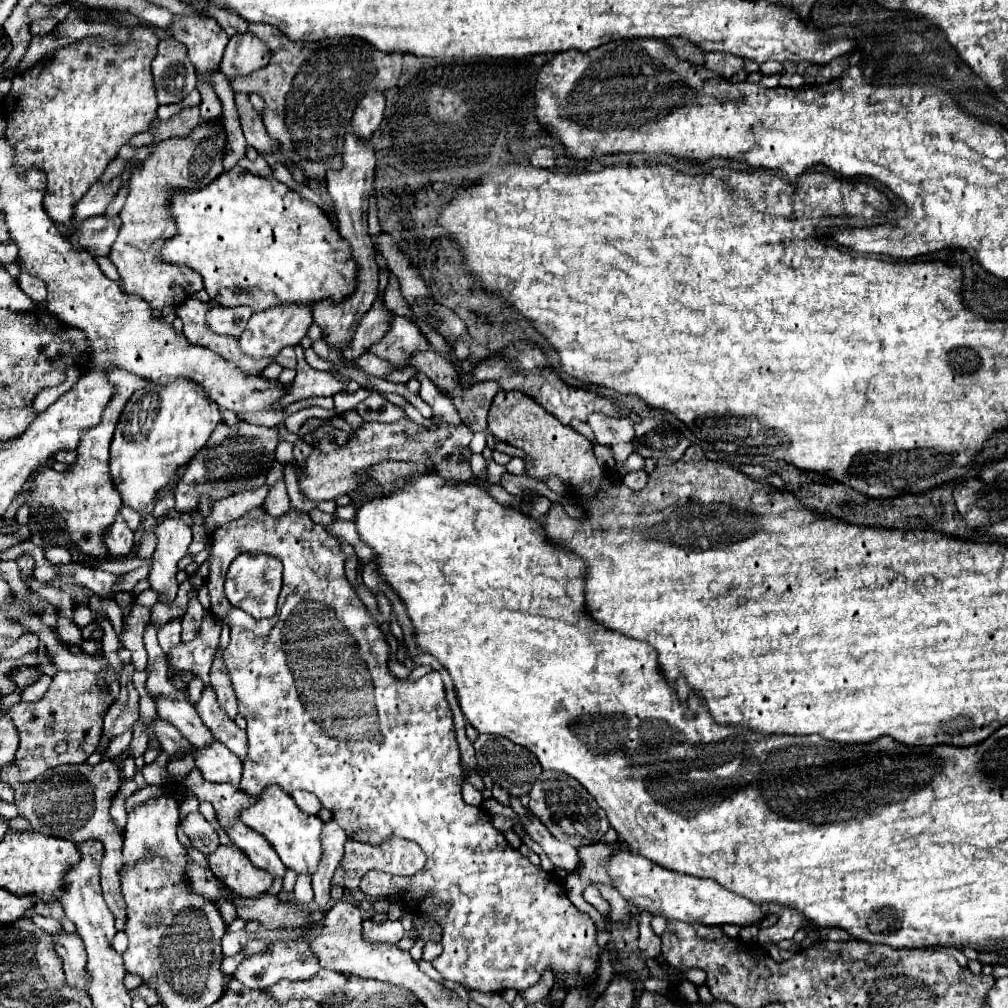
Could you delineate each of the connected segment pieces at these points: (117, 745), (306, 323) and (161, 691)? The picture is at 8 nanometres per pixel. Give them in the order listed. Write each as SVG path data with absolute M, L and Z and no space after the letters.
M132 725L132 727L130 727L130 729L126 729L122 735L116 735L116 737L110 741L110 745L108 745L108 749L106 749L106 753L104 753L102 761L118 759L118 757L120 757L120 753L124 753L124 751L128 749L130 739L132 739L132 733L134 733L134 727L136 727L136 725Z
M276 305L266 309L264 313L254 313L246 325L246 331L240 335L240 349L245 355L261 359L262 357L276 357L282 347L298 345L300 339L306 335L308 327L312 325L310 305Z
M148 623L148 627L144 629L144 645L148 651L148 679L146 679L146 693L156 701L156 699L176 699L176 701L186 701L186 691L178 689L172 681L172 677L168 675L168 663L164 659L162 647L158 645L156 639L156 627L152 623Z

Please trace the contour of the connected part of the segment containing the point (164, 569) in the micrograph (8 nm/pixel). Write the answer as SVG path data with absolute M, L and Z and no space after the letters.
M174 517L174 519L164 519L154 533L158 543L148 581L154 591L166 595L164 597L166 603L172 603L178 591L176 583L178 561L188 553L188 545L192 543L192 531L182 517Z

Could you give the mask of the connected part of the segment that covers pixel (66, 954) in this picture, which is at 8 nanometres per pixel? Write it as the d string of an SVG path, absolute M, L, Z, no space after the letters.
M62 933L54 937L54 943L56 943L56 953L62 957L68 985L78 991L86 991L88 977L86 977L86 951L82 939L78 935Z

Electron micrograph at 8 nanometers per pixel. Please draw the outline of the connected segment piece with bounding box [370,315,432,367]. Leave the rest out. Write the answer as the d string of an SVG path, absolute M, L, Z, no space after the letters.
M392 315L384 339L370 347L370 353L386 359L394 367L404 367L408 359L420 351L432 351L430 341L418 329L418 325L414 325L414 321L400 315Z

